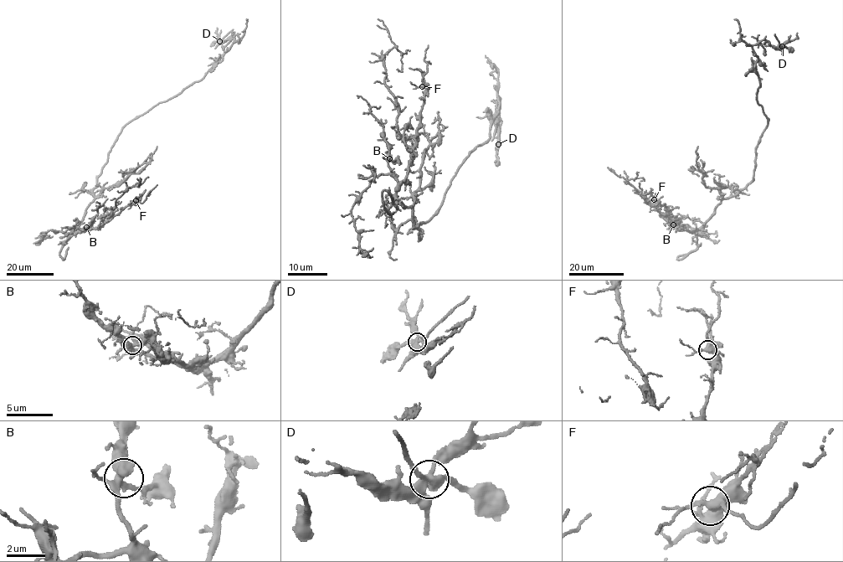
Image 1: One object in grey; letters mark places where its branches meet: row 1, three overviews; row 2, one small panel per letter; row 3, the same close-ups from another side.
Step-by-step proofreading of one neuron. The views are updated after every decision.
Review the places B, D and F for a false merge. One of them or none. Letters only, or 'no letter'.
no letter

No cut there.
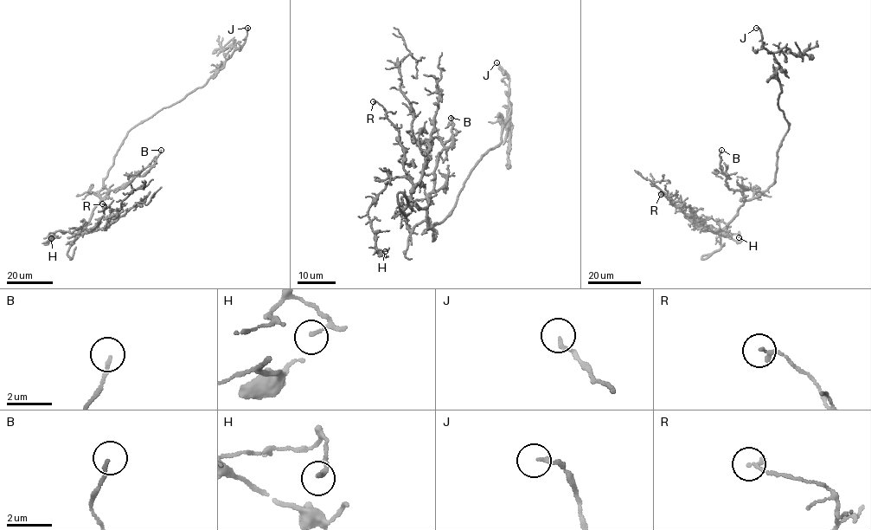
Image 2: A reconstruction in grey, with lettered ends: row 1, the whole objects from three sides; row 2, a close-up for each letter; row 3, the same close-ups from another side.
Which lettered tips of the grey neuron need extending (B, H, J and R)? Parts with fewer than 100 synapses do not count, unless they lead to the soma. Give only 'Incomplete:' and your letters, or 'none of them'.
Incomplete: none of them

